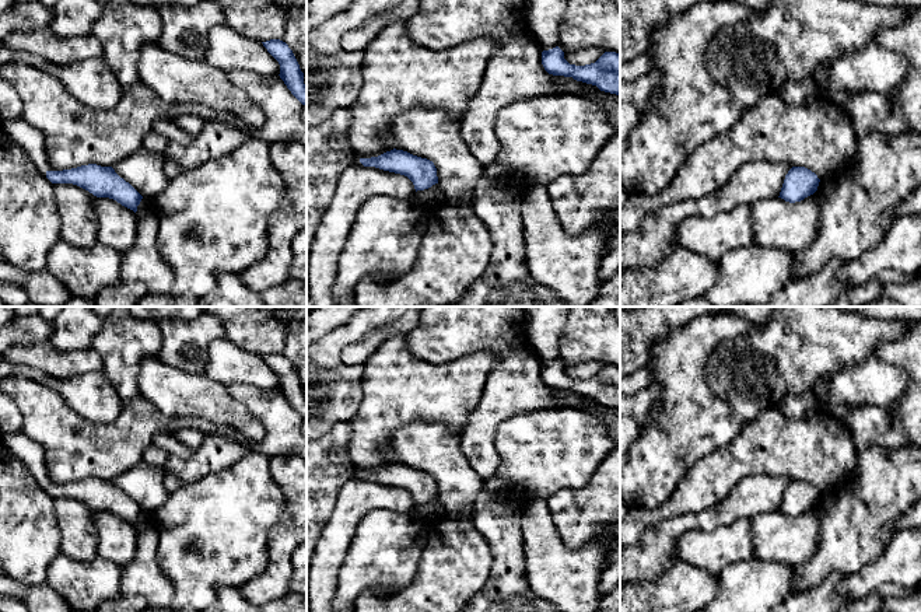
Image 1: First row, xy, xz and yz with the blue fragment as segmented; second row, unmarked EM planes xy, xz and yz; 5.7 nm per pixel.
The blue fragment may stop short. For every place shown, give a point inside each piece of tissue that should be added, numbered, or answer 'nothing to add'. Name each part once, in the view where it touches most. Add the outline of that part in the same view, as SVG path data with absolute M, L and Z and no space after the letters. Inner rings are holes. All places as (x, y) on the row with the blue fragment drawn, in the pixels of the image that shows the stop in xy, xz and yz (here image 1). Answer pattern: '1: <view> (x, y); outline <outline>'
nothing to add

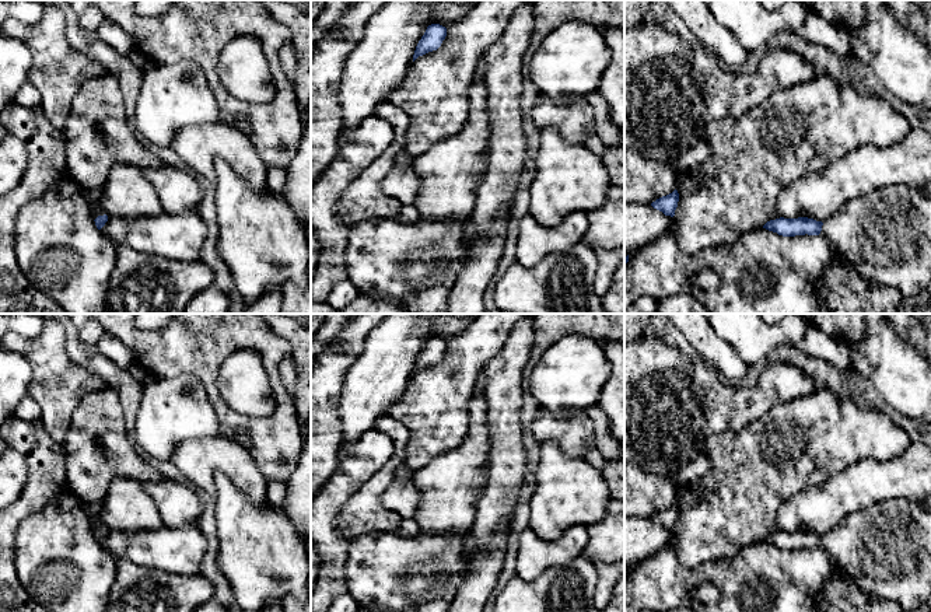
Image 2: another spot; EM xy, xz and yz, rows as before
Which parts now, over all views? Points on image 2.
1: xy (93, 196); outline M84 189L84 193L85 193L85 197L87 197L87 203L88 203L90 206L98 206L98 207L101 209L99 213L98 213L98 216L104 216L105 211L104 211L104 209L101 207L101 189Z

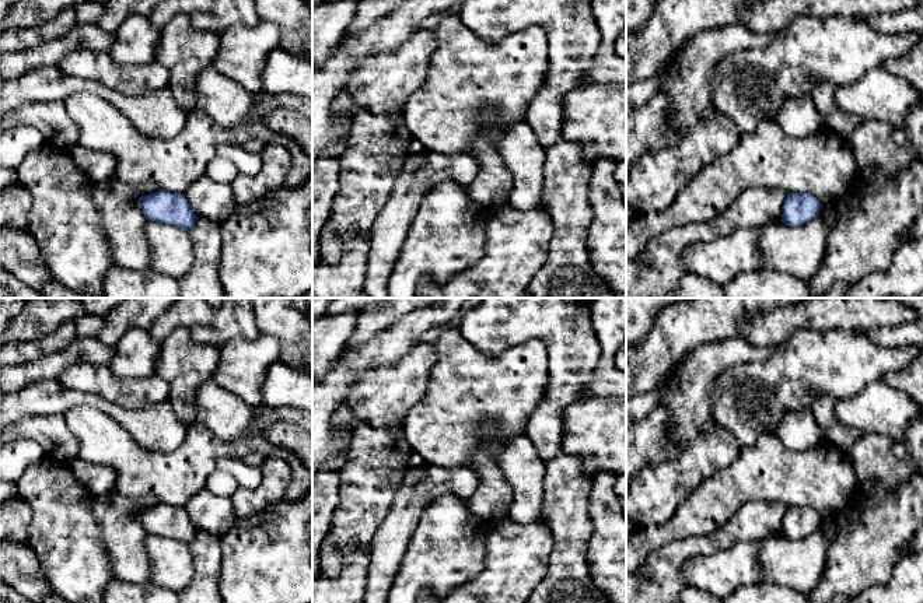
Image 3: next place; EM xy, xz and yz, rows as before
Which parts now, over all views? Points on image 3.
nothing to add

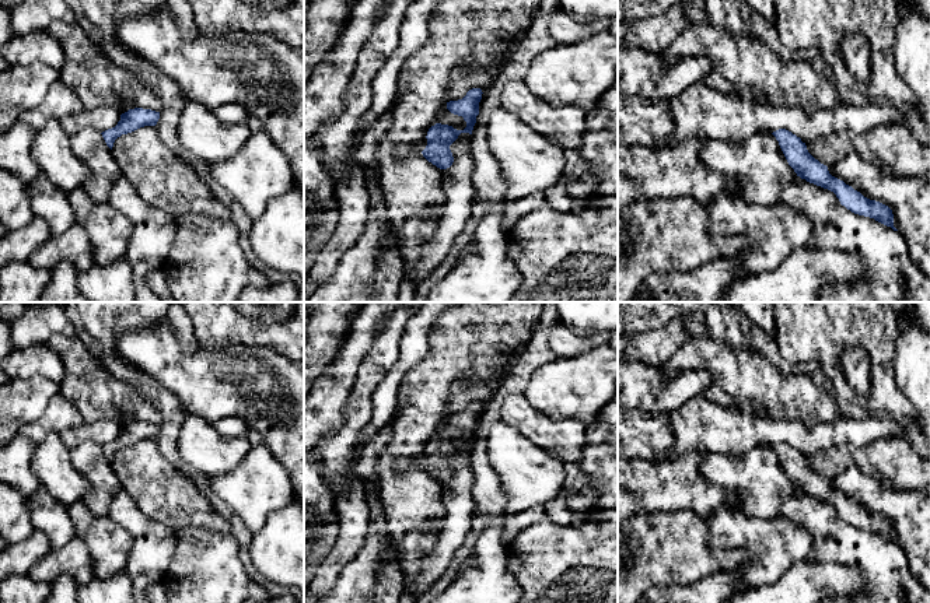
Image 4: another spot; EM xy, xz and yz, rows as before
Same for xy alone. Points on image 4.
1: xy (97, 81); outline M53 21L45 34L60 43L64 62L59 80L77 95L84 111L111 106L120 113L134 108L160 112L155 94L132 71L115 64L80 24Z

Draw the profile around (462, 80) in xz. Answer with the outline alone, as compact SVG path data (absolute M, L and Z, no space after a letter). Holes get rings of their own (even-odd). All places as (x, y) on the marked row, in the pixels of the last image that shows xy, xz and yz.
M457 69L451 77L451 87L447 92L445 105L441 108L437 123L452 126L457 130L464 130L466 122L462 116L454 115L447 109L450 101L462 99L472 88L482 90L482 98L493 87L497 73L486 69Z

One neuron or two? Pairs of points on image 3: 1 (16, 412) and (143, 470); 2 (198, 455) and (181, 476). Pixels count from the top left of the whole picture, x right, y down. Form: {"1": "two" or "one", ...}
{"1": "two", "2": "one"}

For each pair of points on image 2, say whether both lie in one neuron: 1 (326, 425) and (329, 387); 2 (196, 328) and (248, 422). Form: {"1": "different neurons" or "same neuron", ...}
{"1": "same neuron", "2": "same neuron"}

